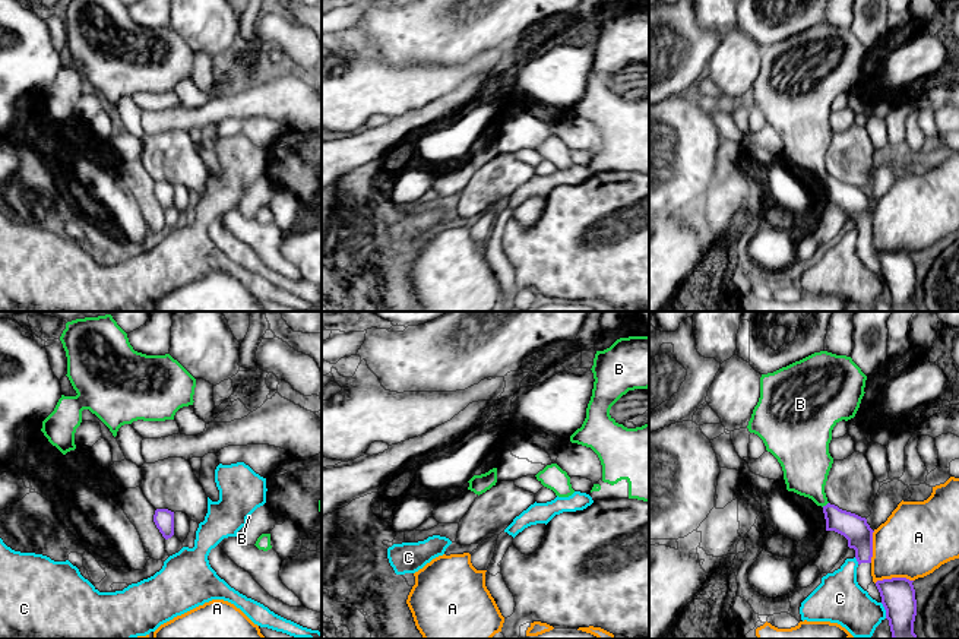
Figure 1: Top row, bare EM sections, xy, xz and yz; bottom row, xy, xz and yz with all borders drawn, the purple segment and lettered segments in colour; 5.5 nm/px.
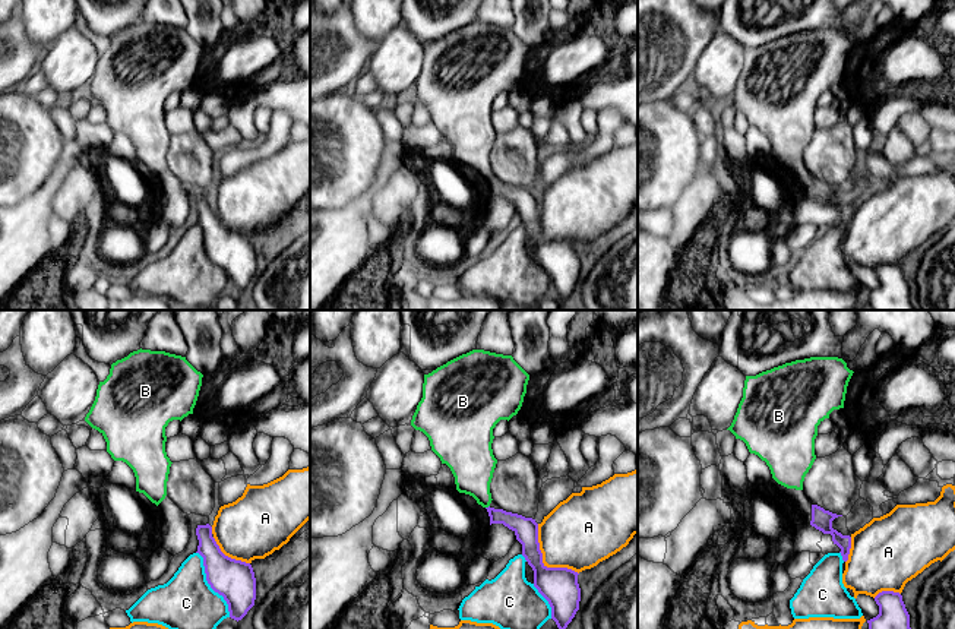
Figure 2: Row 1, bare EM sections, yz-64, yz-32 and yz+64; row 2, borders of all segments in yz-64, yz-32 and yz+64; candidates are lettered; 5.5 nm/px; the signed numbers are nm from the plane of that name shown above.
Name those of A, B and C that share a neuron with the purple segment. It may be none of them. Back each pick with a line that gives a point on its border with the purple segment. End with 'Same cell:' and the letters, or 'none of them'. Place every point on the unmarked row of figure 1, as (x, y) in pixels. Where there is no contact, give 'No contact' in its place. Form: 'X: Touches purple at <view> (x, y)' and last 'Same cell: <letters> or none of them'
Same cell: none of them

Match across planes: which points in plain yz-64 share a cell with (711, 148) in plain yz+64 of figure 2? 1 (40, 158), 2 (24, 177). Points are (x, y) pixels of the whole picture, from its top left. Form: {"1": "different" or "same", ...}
{"1": "different", "2": "different"}

